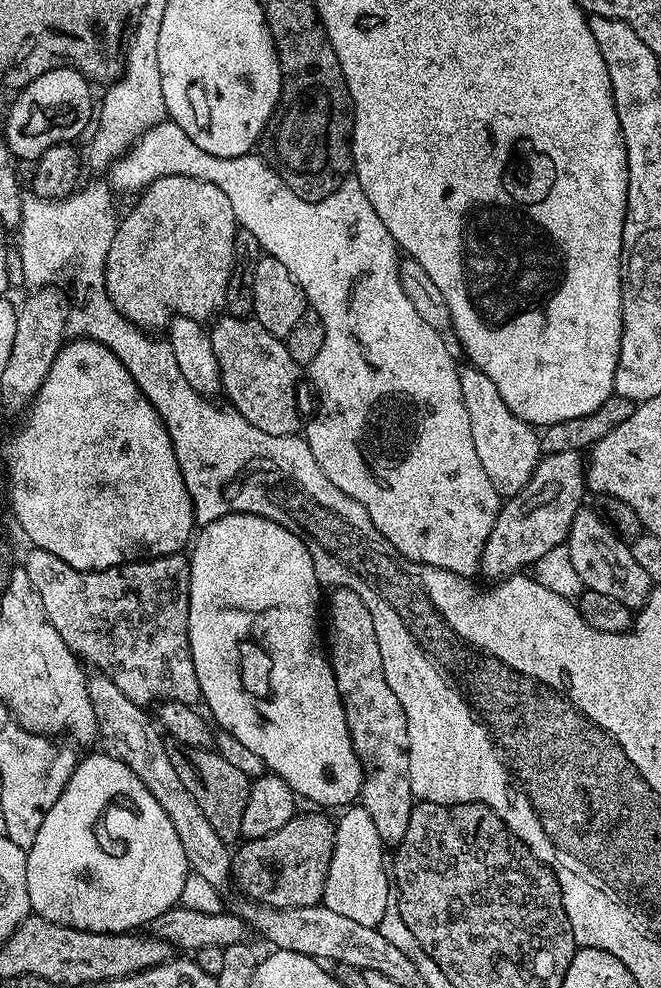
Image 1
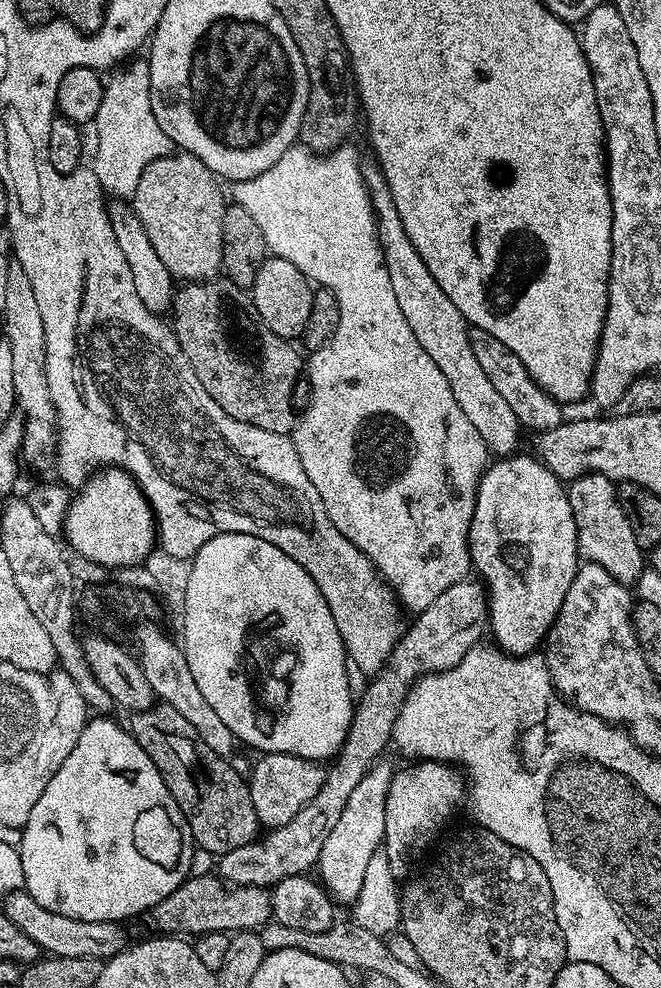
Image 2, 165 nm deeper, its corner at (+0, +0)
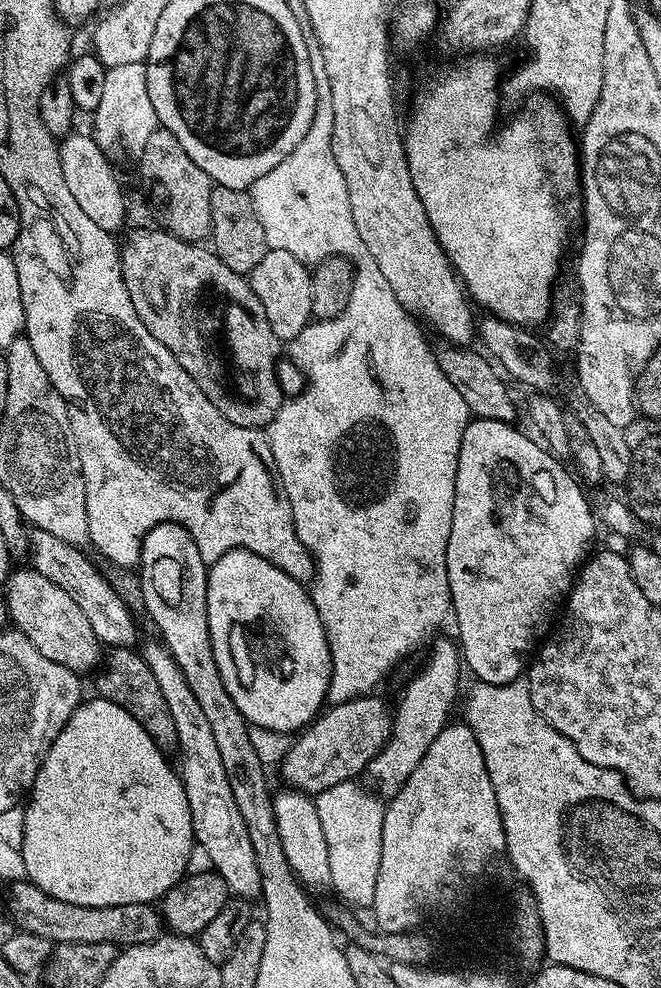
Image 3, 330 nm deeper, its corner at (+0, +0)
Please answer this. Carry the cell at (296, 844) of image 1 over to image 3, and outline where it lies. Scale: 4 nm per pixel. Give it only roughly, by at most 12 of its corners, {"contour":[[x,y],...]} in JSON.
{"contour":[[27,879],[8,892],[21,932],[118,950],[162,935],[152,904],[74,906]]}

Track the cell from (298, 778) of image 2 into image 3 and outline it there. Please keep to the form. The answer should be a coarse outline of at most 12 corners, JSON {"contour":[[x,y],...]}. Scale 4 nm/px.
{"contour":[[376,695],[325,707],[278,765],[289,789],[356,780],[392,733]]}

